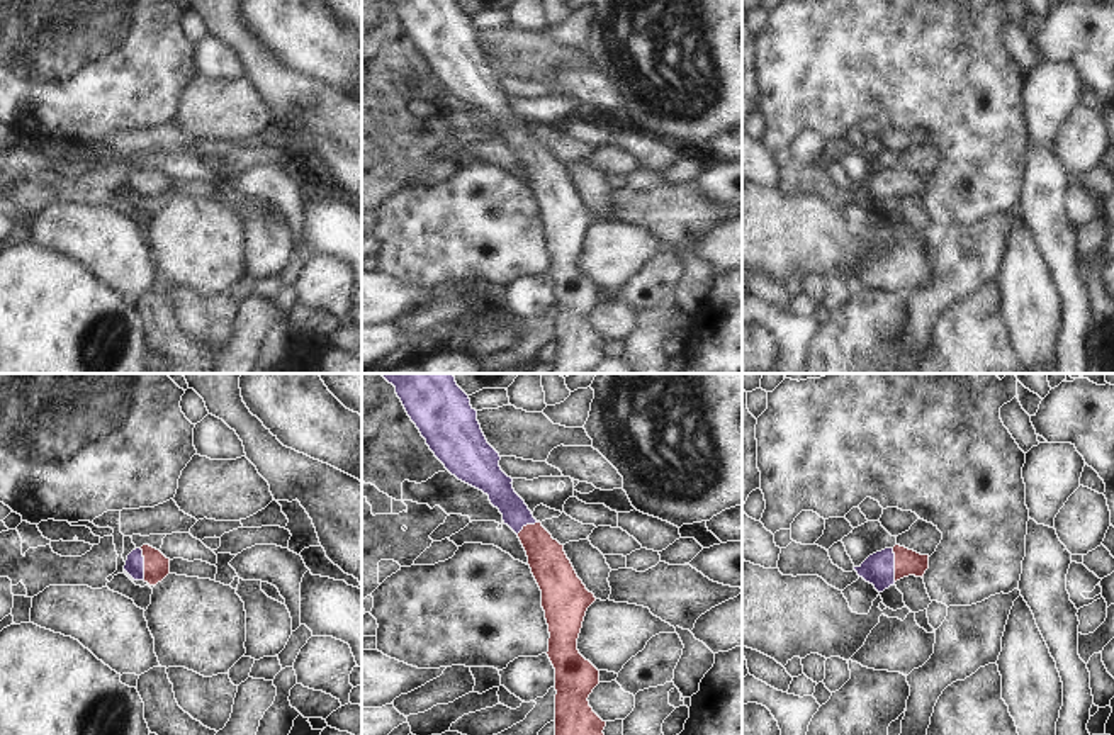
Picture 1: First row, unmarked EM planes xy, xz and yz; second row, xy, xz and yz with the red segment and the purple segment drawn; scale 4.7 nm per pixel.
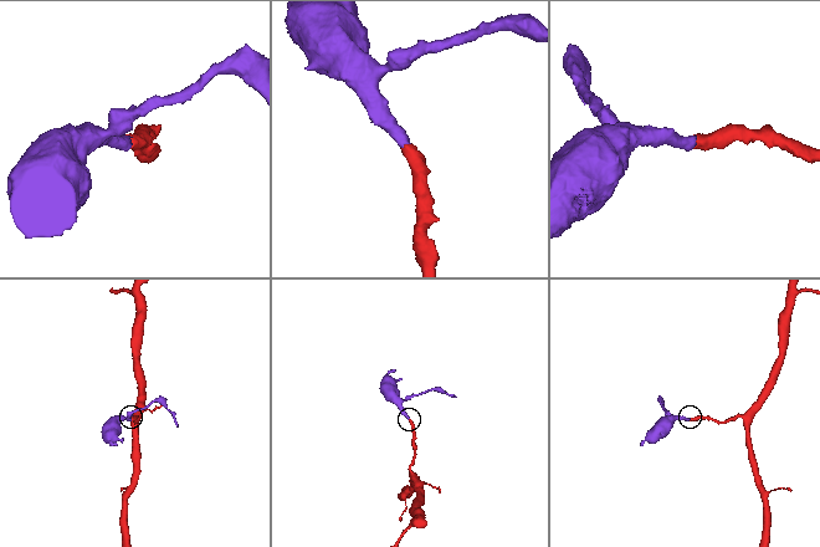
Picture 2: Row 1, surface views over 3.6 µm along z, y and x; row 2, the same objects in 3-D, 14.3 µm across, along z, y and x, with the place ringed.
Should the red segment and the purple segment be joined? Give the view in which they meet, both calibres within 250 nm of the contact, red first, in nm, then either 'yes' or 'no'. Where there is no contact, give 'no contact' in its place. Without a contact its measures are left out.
meets red in yz; 130 nm thick on the red side, 160 nm on the other; yes

